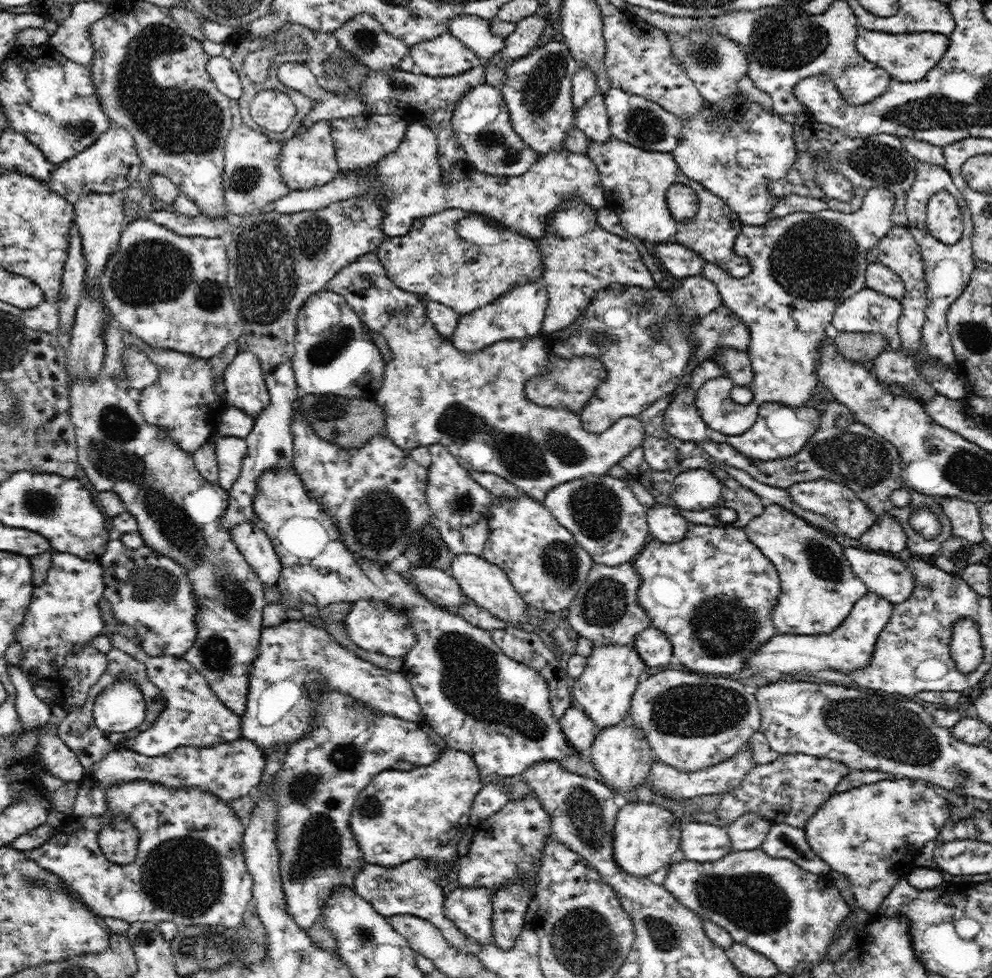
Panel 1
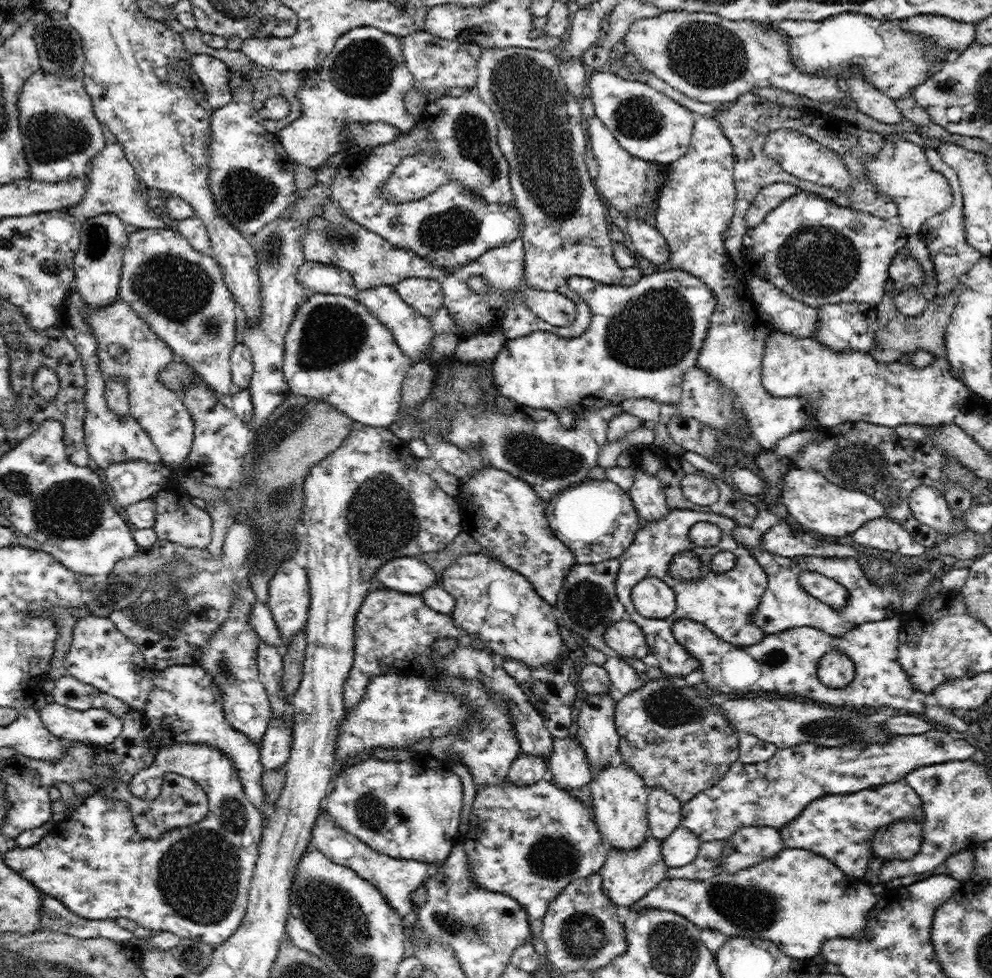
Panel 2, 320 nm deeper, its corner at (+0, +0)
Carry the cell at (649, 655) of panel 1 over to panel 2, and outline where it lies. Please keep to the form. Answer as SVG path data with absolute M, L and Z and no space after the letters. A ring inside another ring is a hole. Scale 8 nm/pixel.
M629 617L611 624L603 634L605 643L622 657L641 660L649 654L644 631Z

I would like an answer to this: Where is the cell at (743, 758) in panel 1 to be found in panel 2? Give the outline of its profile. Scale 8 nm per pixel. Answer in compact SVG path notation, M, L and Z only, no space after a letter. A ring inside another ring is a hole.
M648 789L647 817L650 833L658 840L666 840L681 824L682 803L669 792Z

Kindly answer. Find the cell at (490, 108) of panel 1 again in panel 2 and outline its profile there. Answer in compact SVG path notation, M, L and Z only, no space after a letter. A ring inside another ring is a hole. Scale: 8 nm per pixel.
M476 87L464 88L464 90L459 97L446 94L435 101L427 102L426 108L420 112L417 119L419 126L423 126L431 132L432 138L436 141L439 155L436 157L436 155L414 153L405 156L382 186L382 192L380 193L382 193L384 199L394 201L394 203L420 200L434 192L446 180L457 180L468 190L471 190L473 194L477 194L486 204L512 204L513 192L509 179L510 167L507 158L497 143L499 130L495 116L488 104L478 96Z

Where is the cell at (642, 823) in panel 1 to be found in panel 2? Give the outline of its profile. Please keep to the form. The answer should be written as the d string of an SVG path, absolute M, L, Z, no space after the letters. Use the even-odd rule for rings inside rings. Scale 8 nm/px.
M651 833L646 834L646 840L636 849L624 851L610 849L602 865L599 875L602 877L602 890L616 906L633 907L648 894L652 888L664 880L667 866L662 857L662 840L654 838Z

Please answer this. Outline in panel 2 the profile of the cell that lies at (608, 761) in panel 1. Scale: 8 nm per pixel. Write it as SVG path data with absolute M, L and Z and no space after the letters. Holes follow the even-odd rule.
M625 762L618 766L608 764L606 768L596 771L590 783L595 822L601 834L610 841L612 848L628 851L642 845L646 834L650 833L647 817L648 787L638 772Z

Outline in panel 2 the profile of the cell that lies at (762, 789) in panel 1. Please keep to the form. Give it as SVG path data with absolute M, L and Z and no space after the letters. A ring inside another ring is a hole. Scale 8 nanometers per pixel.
M934 728L922 734L896 735L896 738L886 740L886 744L824 748L810 743L778 749L764 762L744 764L738 760L731 764L719 784L682 804L681 825L702 842L726 840L739 828L752 825L780 829L800 815L813 800L896 783L916 768L968 760L974 750L976 748L968 744L963 735Z

